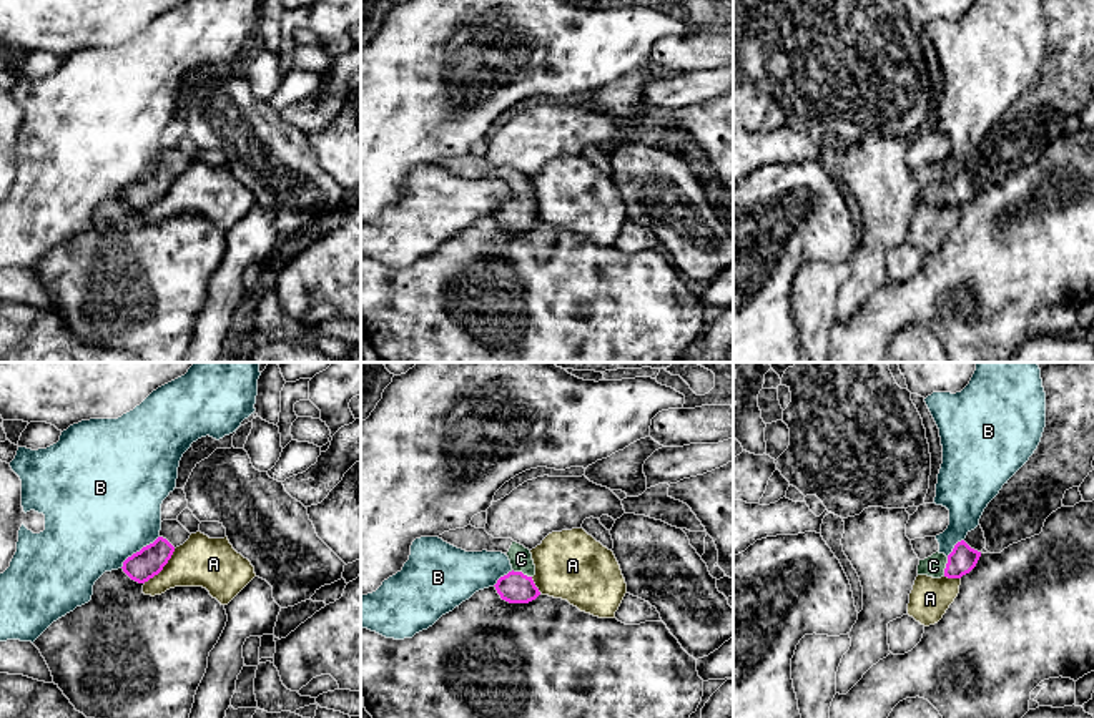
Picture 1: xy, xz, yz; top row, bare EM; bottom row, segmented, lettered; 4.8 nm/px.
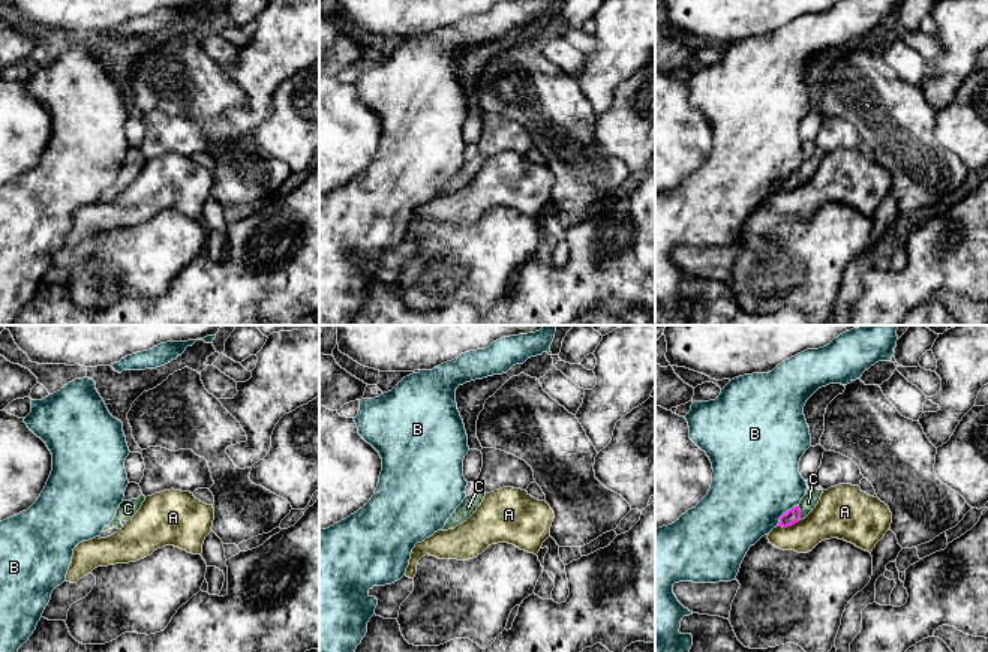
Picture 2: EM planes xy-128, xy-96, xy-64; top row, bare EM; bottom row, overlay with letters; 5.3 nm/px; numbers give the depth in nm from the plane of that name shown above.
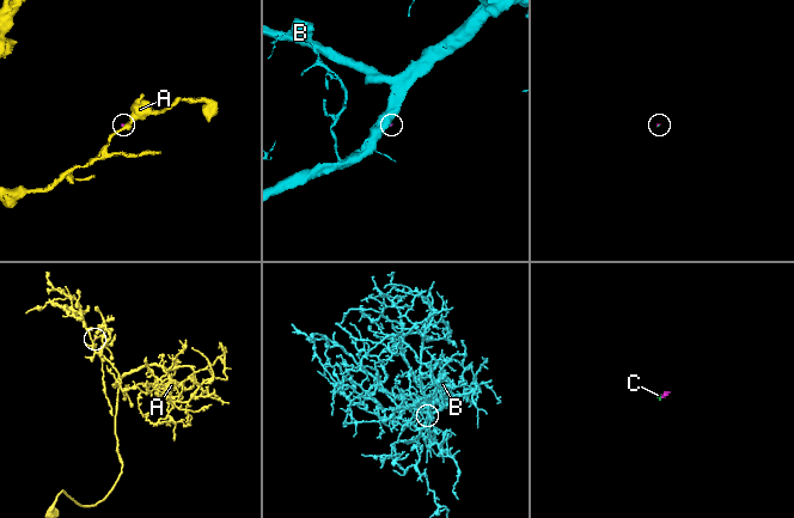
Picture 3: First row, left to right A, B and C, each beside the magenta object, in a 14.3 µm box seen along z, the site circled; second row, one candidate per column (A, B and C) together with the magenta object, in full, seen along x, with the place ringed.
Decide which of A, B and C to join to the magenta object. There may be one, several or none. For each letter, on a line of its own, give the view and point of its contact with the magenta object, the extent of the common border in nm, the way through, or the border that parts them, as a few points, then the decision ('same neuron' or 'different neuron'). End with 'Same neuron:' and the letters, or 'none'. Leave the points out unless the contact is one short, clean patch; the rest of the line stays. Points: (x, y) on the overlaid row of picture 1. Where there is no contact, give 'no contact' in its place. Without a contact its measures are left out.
A: meets magenta in xy at (162, 569); contact 220 nm long; border along xy (175, 549), (168, 562), (143, 582); different neuron
B: meets magenta in xy at (140, 550); contact 240 nm long; border along xy (158, 536), (133, 552), (120, 567); different neuron
C: meets magenta in xz at (522, 574); contact 100 nm long; runs through xz (514, 587), (522, 574), (521, 559); same neuron
Same neuron: C

